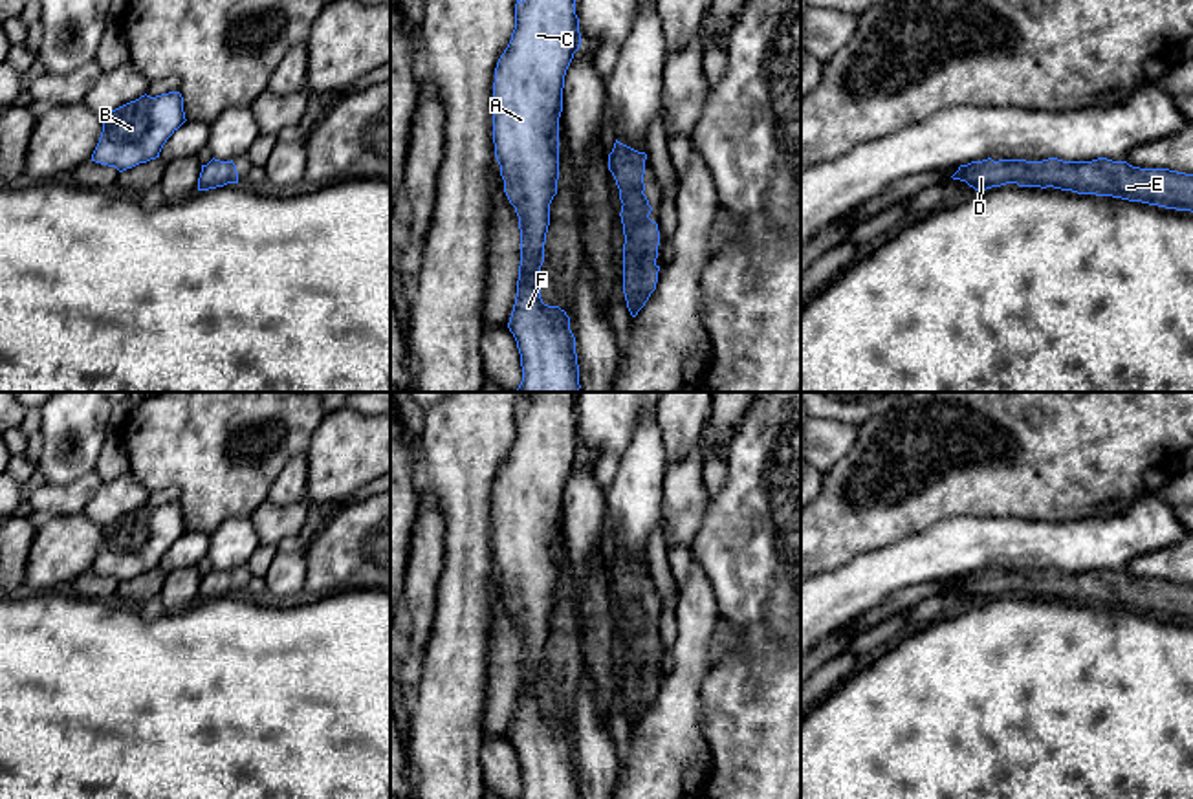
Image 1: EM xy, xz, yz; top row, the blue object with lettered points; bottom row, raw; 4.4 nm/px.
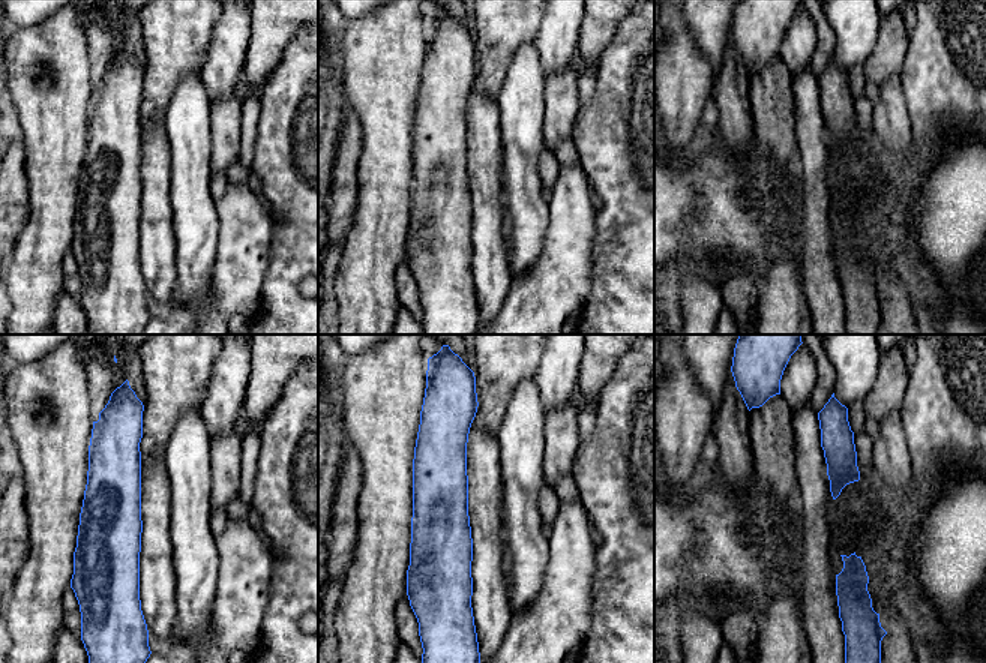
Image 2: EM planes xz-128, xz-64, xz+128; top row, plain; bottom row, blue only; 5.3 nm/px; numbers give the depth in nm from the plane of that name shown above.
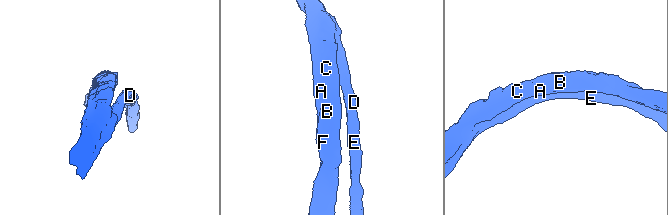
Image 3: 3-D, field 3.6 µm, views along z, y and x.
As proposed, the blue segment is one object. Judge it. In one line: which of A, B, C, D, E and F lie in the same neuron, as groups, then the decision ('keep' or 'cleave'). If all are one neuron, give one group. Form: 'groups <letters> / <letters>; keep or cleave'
groups A B C D E F; keep

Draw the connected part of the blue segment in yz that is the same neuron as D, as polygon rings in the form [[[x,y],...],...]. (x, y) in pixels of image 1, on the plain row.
[[[988,568],[960,575],[951,588],[966,592],[975,601],[1006,594],[1054,597],[1193,623],[1193,585],[1169,579],[1140,579],[1107,568],[1092,572],[1063,572],[1057,568],[993,572]]]

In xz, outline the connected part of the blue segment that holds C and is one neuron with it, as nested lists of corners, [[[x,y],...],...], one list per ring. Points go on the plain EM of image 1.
[[[528,392],[520,396],[528,400],[528,407],[515,414],[515,440],[497,473],[493,493],[495,568],[500,575],[504,603],[515,618],[520,640],[517,707],[508,739],[520,764],[522,792],[519,799],[581,799],[570,728],[559,717],[544,715],[537,696],[544,673],[550,614],[557,605],[564,486],[581,456],[575,392]]]

